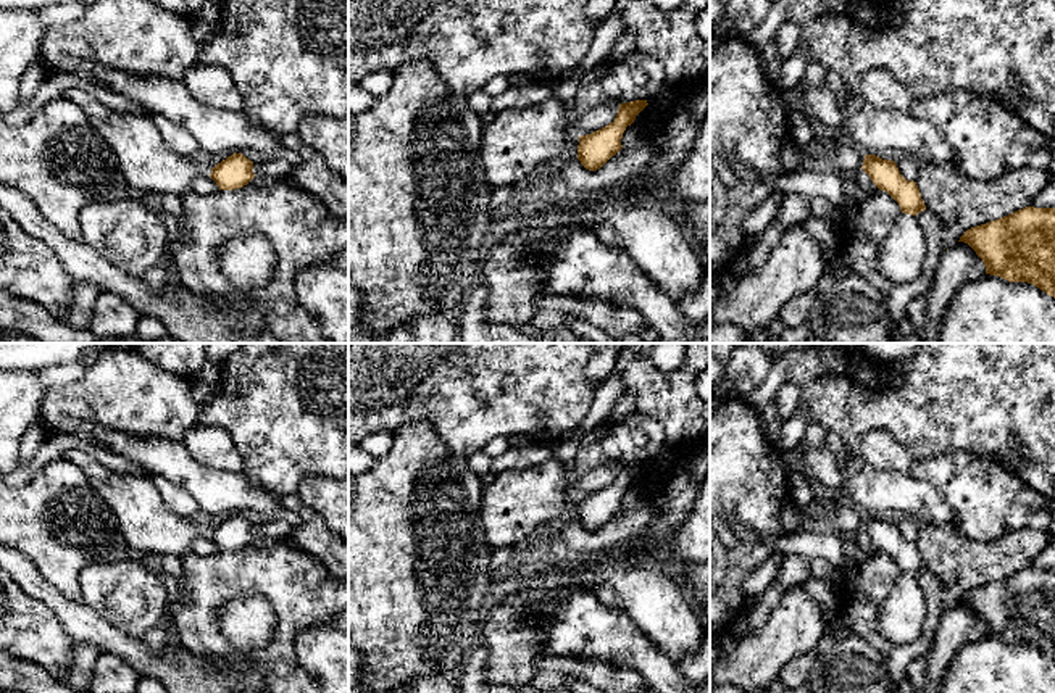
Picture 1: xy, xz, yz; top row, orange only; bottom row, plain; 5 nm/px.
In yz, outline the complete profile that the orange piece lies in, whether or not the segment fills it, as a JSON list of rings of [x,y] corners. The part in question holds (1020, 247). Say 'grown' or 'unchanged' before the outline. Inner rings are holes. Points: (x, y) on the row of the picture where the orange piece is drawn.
unchanged; [[[1026,206],[968,229],[958,242],[976,251],[986,274],[1032,284],[1055,298],[1055,208]]]

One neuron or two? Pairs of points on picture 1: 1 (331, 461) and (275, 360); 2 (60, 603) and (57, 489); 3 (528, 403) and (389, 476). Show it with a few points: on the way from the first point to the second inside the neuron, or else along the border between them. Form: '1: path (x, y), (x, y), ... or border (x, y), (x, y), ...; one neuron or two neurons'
1: path (331, 435), (283, 385); one neuron
2: border (34, 566), (62, 593), (79, 600); two neurons
3: border (416, 423), (426, 421), (450, 452), (467, 458); two neurons

